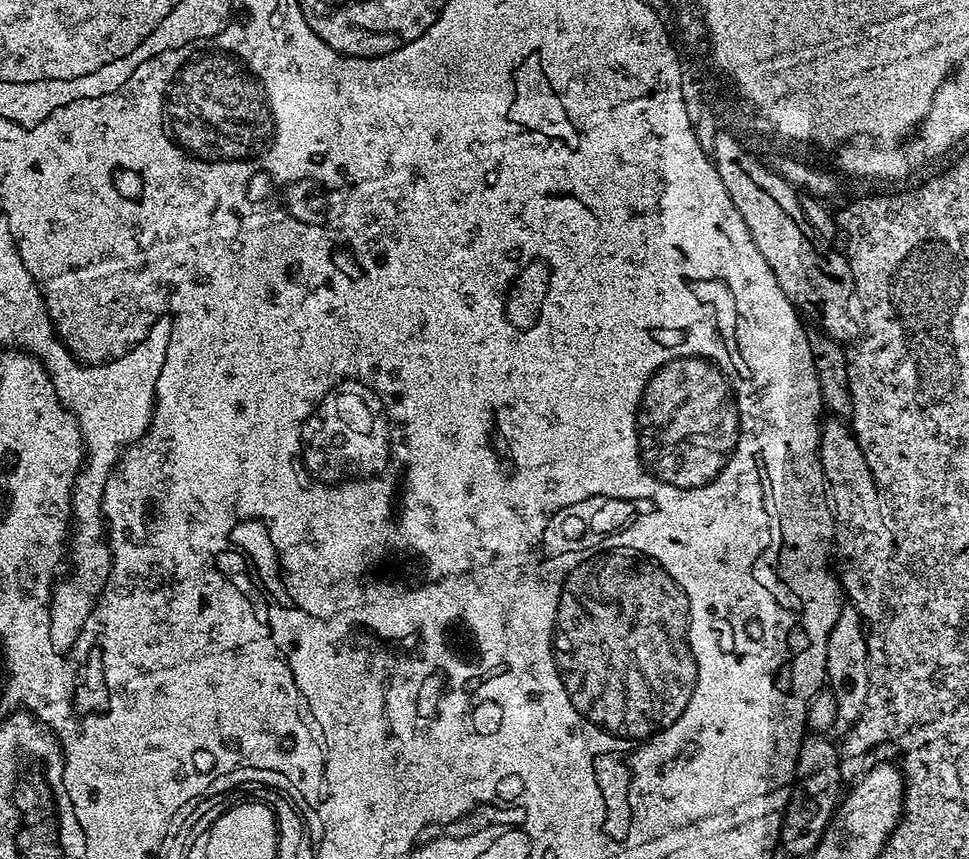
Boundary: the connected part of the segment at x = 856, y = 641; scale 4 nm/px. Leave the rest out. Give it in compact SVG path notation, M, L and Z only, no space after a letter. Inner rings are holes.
M846 604L841 607L838 622L827 639L825 679L837 703L838 718L833 731L840 736L847 735L852 726L860 720L866 698L869 696L870 648L868 649L864 628L866 629L865 623L858 612L852 605Z

